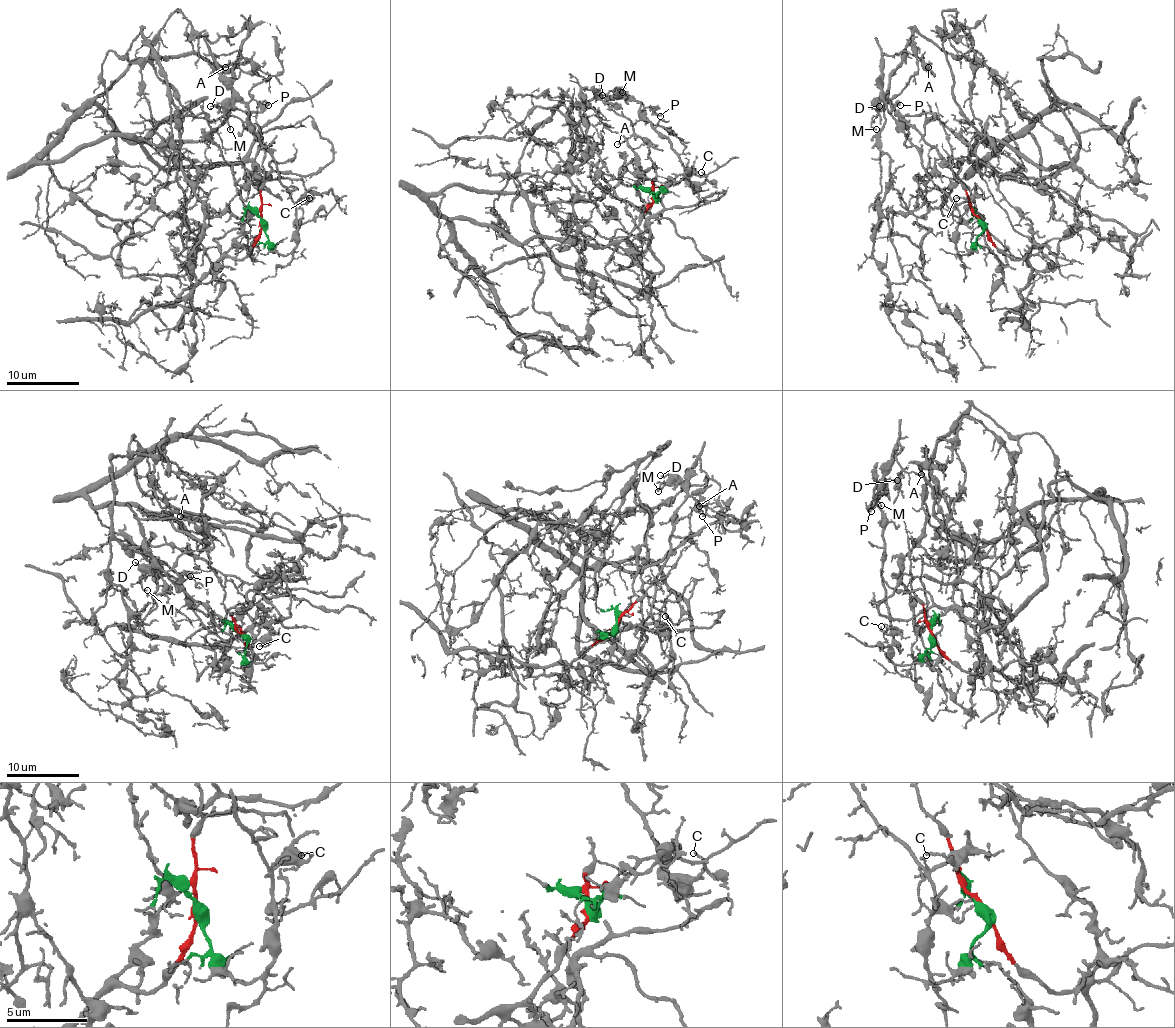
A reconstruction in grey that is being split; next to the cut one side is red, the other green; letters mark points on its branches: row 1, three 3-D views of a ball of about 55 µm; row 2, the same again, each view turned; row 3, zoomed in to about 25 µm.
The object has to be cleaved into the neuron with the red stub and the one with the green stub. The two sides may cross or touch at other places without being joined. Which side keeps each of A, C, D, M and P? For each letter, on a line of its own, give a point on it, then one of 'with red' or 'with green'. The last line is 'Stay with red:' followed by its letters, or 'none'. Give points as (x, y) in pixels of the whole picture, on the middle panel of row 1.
A: at (617, 144); with green
C: at (701, 172); with green
D: at (602, 95); with green
M: at (622, 92); with green
P: at (660, 116); with green
Stay with red: none

